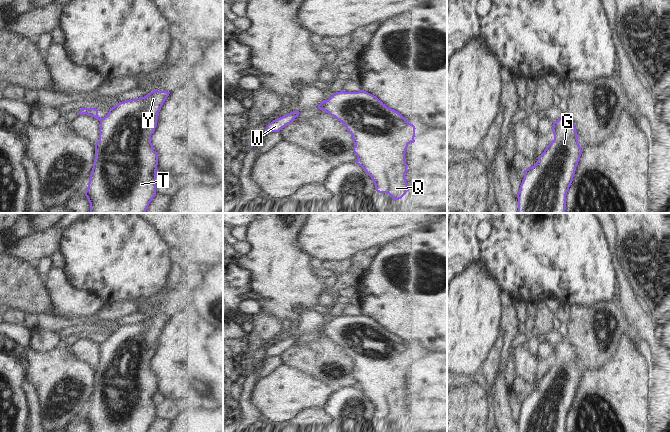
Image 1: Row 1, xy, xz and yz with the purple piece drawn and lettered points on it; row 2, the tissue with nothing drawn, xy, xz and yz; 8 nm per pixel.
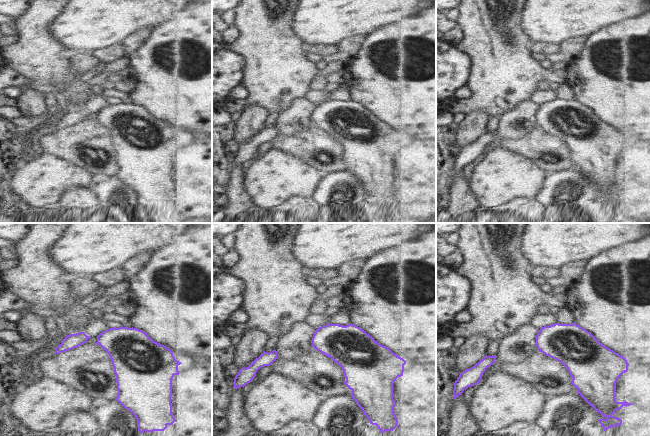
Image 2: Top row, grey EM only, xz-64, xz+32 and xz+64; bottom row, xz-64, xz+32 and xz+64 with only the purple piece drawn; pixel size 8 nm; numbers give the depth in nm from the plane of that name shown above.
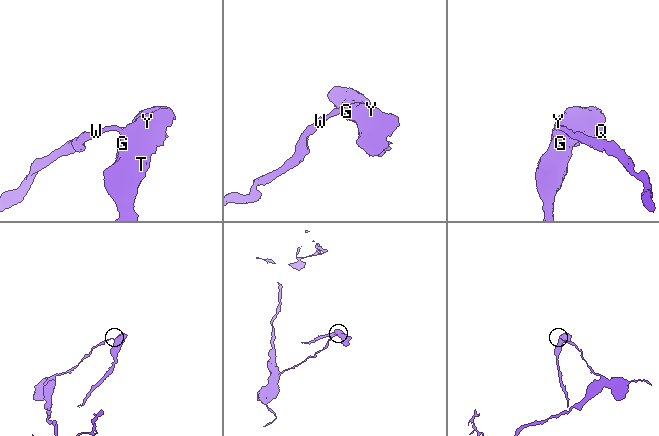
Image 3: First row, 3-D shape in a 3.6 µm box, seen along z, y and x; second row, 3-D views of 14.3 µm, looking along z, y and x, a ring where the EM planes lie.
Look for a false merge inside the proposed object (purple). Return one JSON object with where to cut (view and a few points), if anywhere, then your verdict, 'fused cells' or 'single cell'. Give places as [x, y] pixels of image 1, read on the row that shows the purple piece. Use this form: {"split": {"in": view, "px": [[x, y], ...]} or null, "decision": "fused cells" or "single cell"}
{"split": {"in": "xy", "px": [[102, 118], [100, 120]]}, "decision": "fused cells"}

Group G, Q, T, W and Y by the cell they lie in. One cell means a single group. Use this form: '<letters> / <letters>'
G Q T Y / W

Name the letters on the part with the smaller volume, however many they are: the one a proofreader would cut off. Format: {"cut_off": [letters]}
{"cut_off": ["G", "Q", "T", "Y"]}

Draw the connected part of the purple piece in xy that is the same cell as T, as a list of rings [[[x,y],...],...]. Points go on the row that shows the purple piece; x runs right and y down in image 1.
[[[153,90],[148,95],[144,97],[139,97],[137,99],[127,100],[120,102],[114,107],[112,107],[108,114],[100,120],[99,129],[99,141],[95,144],[95,159],[93,163],[93,168],[90,174],[90,180],[88,183],[87,190],[85,191],[85,196],[90,203],[90,213],[145,213],[149,203],[156,195],[156,176],[157,176],[157,165],[158,165],[158,152],[154,150],[151,143],[151,135],[154,133],[157,126],[157,118],[160,108],[169,96],[170,92],[167,91],[157,91]]]

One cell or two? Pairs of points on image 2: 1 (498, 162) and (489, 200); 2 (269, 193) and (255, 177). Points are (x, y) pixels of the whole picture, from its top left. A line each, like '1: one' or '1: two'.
1: one
2: one

